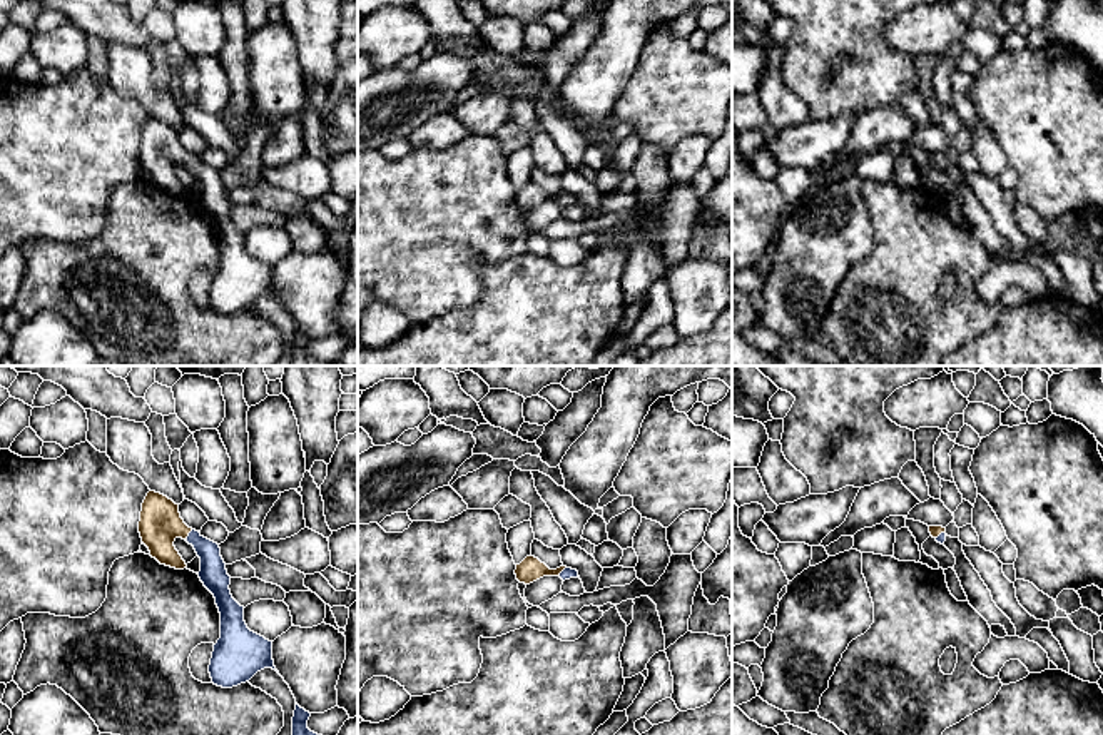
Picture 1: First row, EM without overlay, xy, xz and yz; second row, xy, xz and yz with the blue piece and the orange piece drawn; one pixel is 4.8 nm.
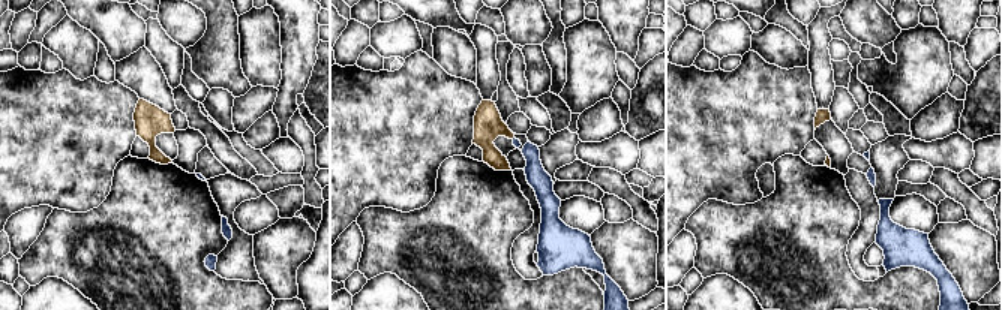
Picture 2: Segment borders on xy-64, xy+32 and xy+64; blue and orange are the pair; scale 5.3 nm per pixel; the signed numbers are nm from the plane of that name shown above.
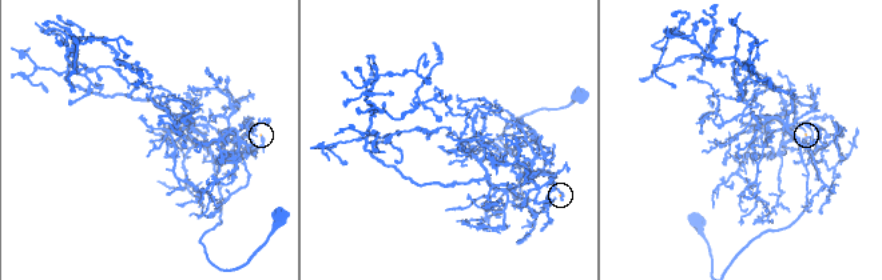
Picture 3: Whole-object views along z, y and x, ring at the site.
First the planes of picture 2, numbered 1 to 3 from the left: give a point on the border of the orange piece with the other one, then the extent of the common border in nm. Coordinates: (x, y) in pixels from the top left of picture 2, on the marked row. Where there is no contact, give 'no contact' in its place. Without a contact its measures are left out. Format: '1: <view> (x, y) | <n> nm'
1: no contact
2: no contact
3: no contact

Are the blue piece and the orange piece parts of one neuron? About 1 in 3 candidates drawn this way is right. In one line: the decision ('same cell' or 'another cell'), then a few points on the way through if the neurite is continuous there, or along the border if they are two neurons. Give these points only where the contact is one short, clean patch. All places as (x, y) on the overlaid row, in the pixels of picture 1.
same cell; way xy (213, 573), (211, 557), (189, 535), (161, 523)

